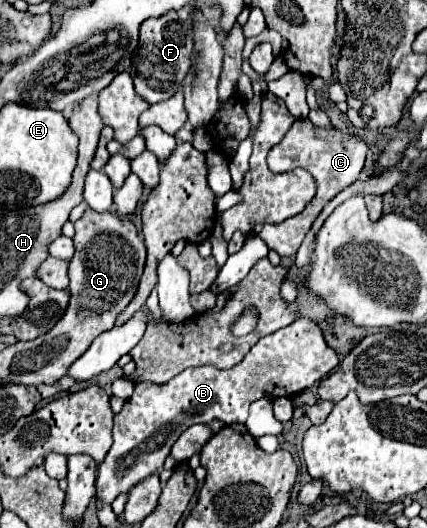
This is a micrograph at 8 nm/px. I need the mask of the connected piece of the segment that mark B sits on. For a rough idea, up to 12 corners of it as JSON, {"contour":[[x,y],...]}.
{"contour":[[309,318],[231,370],[139,382],[97,470],[113,504],[157,474],[183,430],[243,424],[339,364]]}

